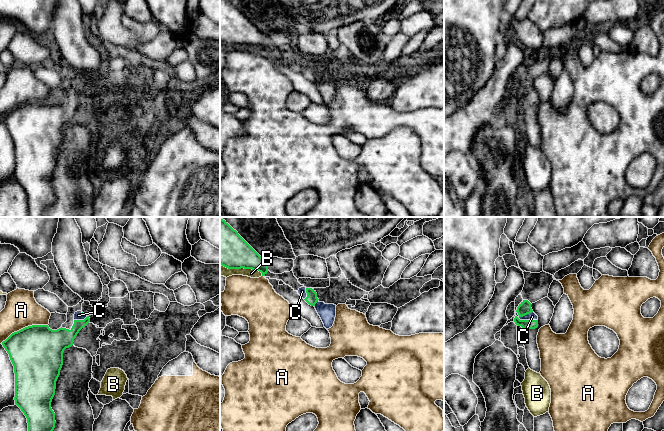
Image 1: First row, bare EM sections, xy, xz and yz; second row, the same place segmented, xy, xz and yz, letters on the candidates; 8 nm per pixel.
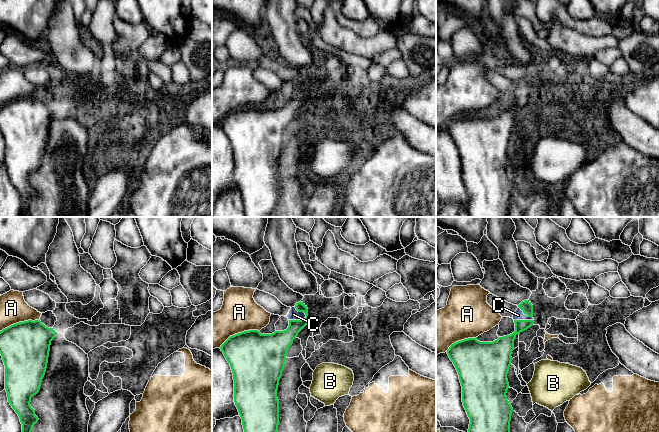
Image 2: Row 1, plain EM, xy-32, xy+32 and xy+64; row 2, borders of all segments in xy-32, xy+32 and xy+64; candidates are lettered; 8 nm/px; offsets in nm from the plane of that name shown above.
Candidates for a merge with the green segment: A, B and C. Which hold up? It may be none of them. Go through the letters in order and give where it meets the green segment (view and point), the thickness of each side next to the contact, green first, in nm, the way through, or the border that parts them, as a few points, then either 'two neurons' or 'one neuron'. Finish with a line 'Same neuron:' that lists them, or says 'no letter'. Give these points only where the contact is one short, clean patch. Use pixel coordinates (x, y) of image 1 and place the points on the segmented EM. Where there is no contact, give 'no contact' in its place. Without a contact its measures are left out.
A: contact xy (25, 327); calibres 420 and 280 nm; two neurons
B: contact xz (242, 267); calibres 320 and 90 nm; two neurons
C: contact yz (525, 320); calibres 80 and 60 nm; way yz (525, 324), (525, 320), (532, 316); one neuron
Same neuron: C

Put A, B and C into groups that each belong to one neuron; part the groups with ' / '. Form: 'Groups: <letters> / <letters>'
Groups: A / B / C

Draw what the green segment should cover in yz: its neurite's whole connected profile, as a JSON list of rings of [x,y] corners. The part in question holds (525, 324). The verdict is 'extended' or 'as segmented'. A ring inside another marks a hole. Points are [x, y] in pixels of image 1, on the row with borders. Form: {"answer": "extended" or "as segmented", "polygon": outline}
{"answer": "extended", "polygon": [[[523,300],[517,307],[514,322],[525,331],[538,327],[538,316],[533,312],[528,300]]]}

